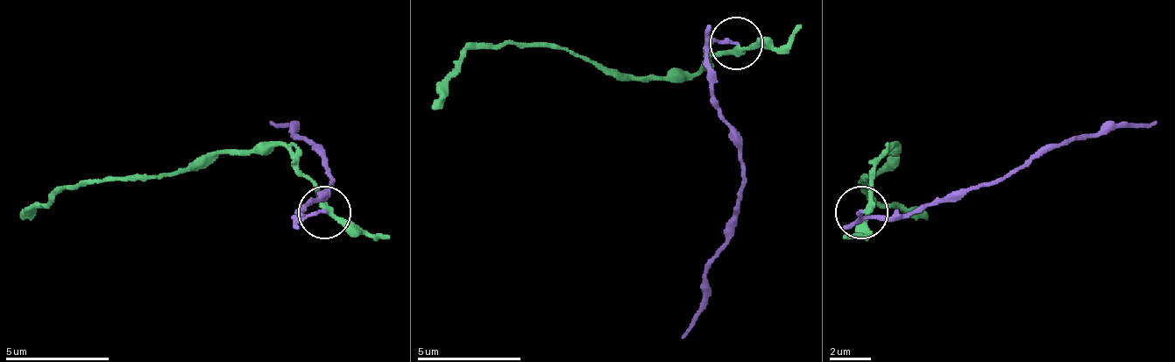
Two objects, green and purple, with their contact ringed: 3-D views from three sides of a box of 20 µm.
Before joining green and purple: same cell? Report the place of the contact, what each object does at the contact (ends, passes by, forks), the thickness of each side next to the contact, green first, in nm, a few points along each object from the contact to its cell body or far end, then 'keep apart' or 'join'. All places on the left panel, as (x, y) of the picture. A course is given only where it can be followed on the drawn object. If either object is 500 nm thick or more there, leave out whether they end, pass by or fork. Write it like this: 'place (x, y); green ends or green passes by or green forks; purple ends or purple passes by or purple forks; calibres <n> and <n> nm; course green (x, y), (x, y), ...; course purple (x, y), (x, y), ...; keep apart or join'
place (324, 212); green passes by; purple ends; calibres 240 and 140 nm; course green (326, 211), (321, 190), (279, 143), (216, 148), (149, 180), (60, 185), (45, 206), (29, 206), (18, 216); course purple (326, 211), (294, 216), (321, 195), (331, 174), (305, 138), (289, 128), (268, 123); keep apart

